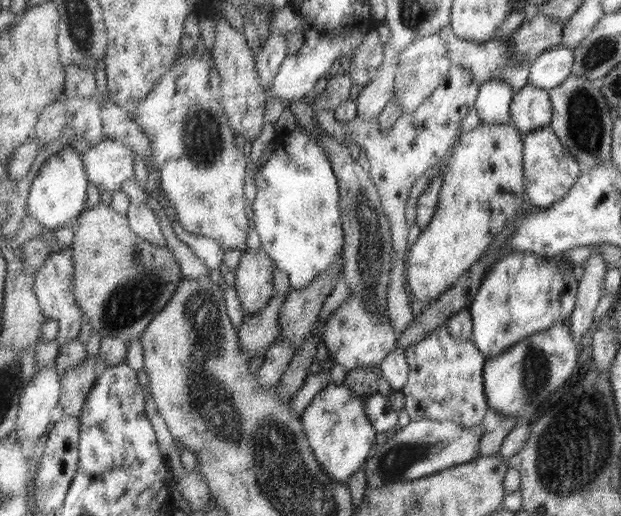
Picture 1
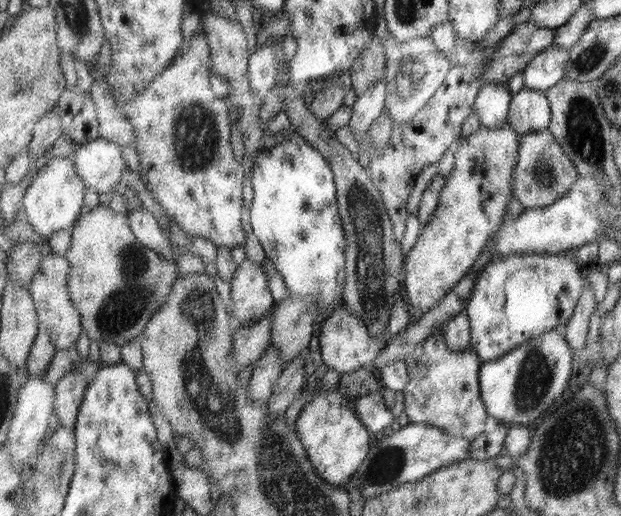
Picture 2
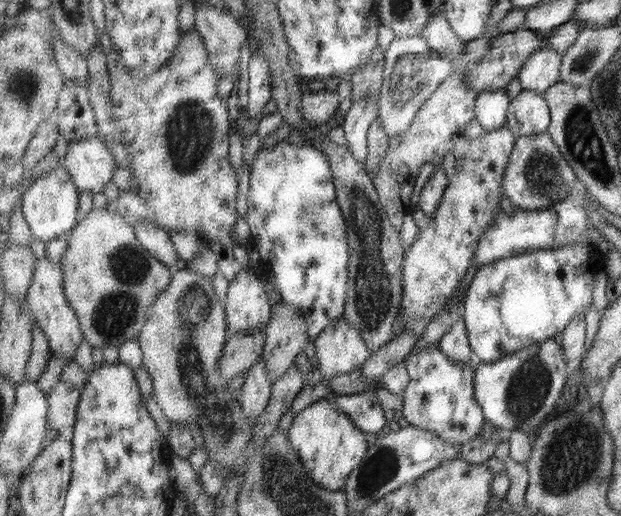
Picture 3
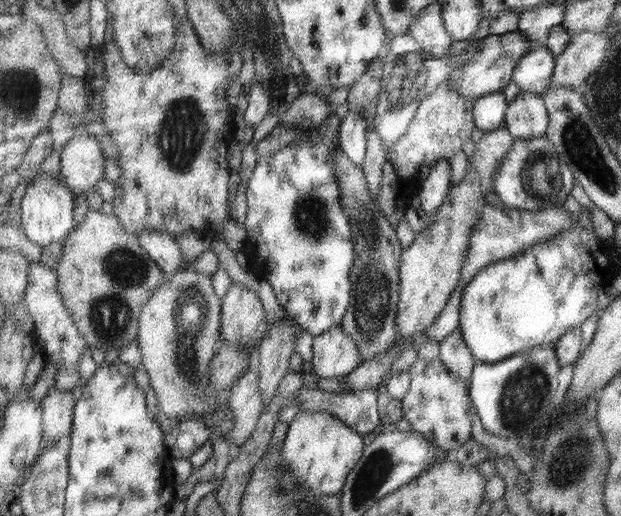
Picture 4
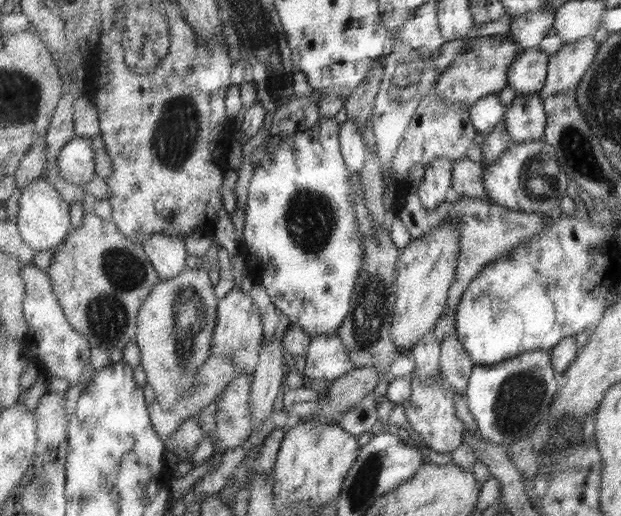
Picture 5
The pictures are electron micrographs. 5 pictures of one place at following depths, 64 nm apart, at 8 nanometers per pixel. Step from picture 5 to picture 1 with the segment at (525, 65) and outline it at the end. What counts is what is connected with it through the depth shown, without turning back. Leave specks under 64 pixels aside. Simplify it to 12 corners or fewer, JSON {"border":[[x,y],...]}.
{"border":[[555,47],[532,62],[529,82],[548,91],[571,76],[575,50]]}

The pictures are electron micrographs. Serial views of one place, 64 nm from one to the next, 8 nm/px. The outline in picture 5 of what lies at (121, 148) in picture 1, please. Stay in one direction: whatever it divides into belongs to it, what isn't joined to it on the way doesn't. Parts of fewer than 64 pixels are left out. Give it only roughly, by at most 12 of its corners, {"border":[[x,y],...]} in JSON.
{"border":[[75,135],[58,154],[60,176],[78,190],[97,176],[96,138]]}

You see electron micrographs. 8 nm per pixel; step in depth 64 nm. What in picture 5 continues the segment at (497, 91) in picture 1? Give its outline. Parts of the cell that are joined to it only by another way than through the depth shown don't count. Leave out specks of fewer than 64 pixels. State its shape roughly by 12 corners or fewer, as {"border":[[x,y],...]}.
{"border":[[499,94],[470,106],[470,119],[483,136],[506,113]]}

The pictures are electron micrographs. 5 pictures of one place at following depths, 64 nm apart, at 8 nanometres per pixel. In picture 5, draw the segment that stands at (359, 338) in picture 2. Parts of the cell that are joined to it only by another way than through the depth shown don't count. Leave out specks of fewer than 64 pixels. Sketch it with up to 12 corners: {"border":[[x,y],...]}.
{"border":[[338,332],[311,338],[303,375],[333,382],[356,369]]}

